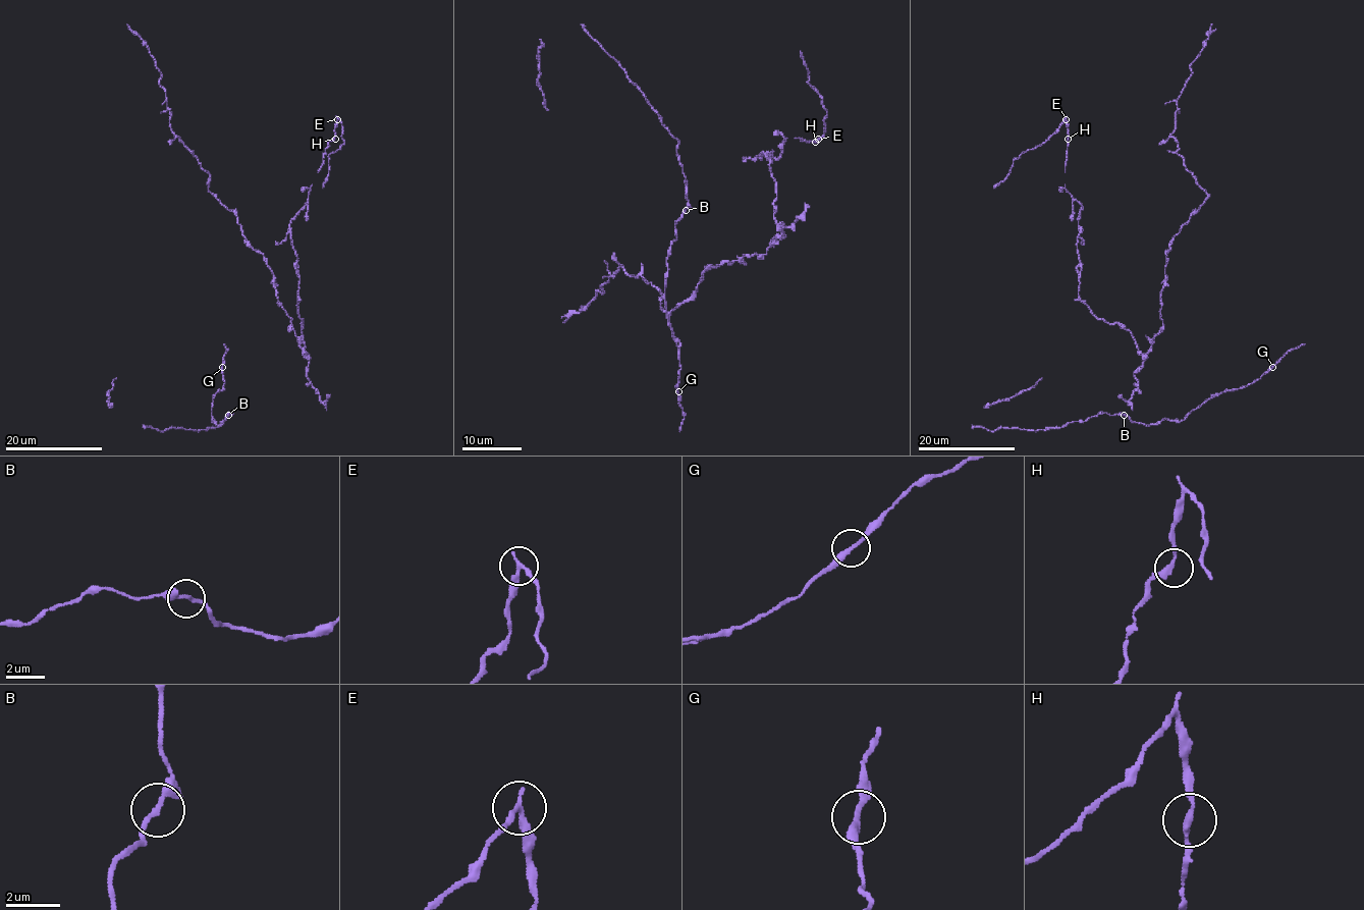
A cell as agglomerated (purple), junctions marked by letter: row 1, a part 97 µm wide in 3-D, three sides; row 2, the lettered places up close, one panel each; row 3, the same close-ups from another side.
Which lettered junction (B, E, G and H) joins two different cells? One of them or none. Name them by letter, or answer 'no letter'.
E

